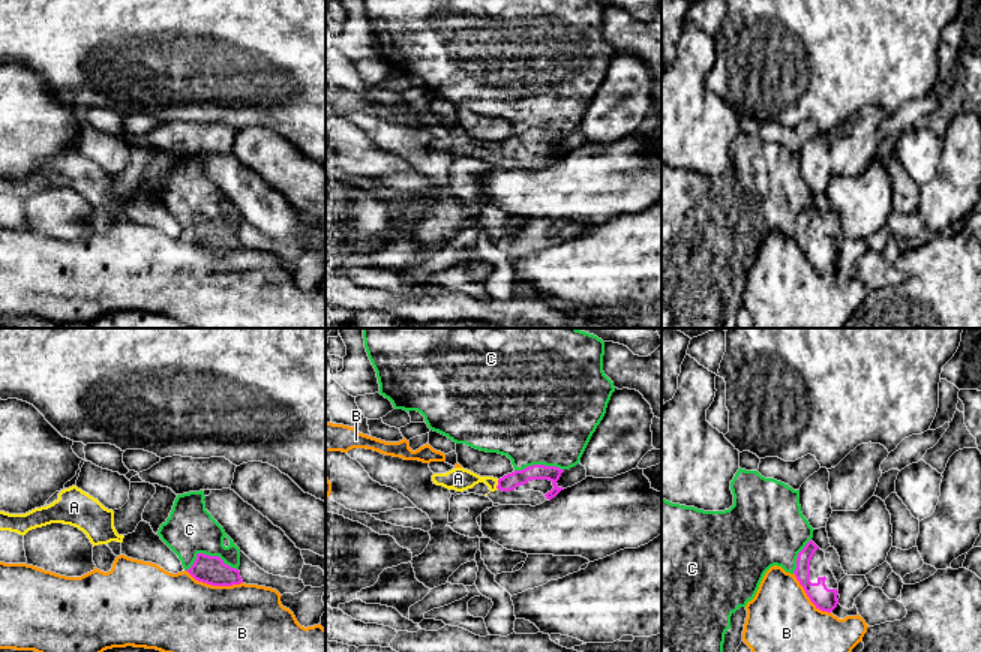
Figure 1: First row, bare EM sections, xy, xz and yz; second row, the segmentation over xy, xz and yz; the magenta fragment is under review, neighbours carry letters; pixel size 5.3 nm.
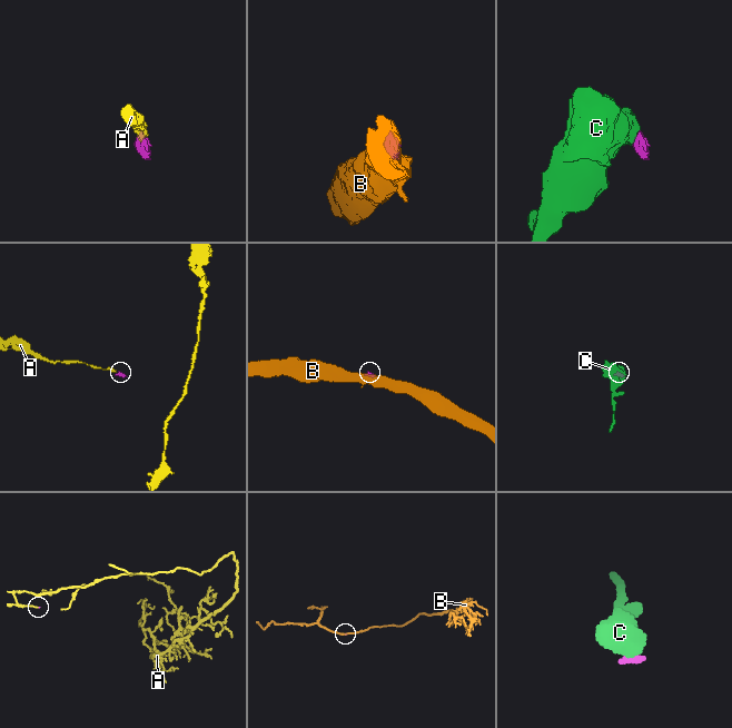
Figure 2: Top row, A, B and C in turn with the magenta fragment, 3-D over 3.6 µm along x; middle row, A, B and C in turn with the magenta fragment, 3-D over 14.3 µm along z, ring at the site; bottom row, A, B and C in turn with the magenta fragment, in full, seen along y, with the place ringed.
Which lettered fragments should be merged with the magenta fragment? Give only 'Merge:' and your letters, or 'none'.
Merge: A

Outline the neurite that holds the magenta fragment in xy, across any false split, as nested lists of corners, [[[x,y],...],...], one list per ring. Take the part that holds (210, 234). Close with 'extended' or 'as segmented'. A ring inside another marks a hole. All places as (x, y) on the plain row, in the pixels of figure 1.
[[[198,217],[194,229],[186,234],[195,244],[212,250],[243,247],[240,235],[226,229],[219,220]]] | as segmented

